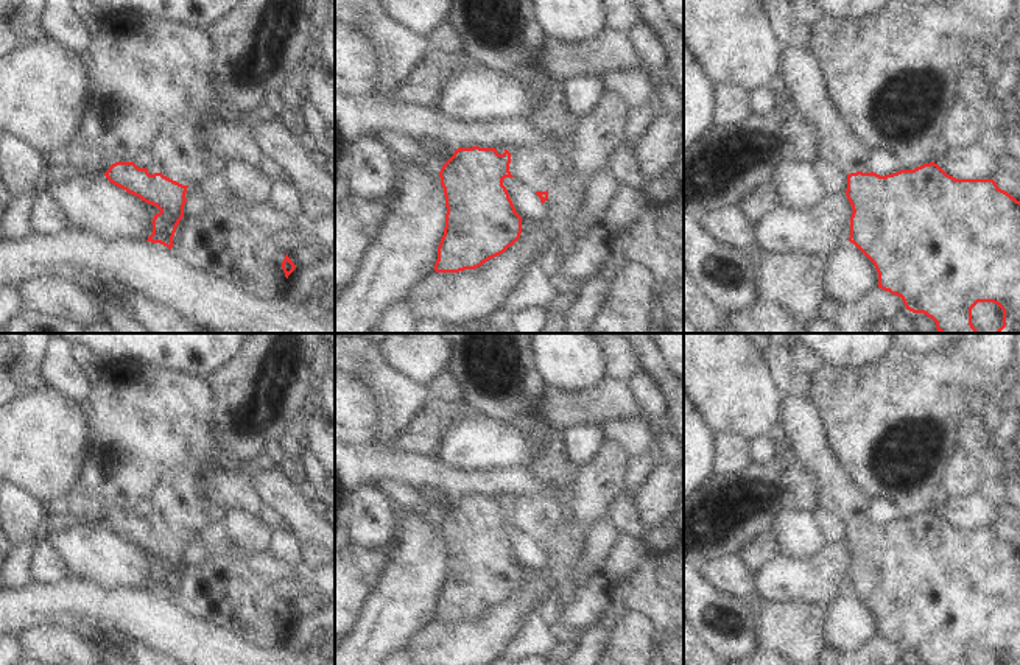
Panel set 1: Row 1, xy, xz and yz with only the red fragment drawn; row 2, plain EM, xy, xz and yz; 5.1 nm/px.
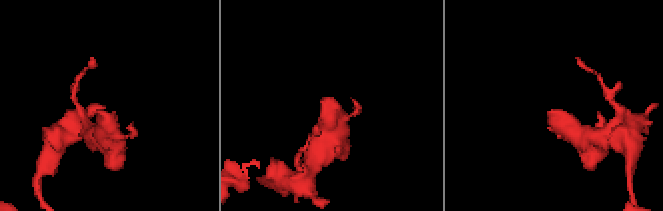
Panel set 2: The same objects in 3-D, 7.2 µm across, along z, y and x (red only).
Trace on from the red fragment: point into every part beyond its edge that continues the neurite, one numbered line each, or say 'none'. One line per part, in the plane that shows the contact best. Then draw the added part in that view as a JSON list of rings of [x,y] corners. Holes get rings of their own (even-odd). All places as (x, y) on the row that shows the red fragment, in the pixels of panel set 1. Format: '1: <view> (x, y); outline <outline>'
1: xy (173, 153); outline [[[182,118],[164,120],[146,153],[149,174],[162,173],[182,185],[209,176],[196,151],[196,129]]]

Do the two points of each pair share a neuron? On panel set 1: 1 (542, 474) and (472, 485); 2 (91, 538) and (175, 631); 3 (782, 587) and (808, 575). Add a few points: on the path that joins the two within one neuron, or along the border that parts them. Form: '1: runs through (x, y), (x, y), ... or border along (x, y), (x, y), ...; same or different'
1: border along (522, 469), (541, 492); different
2: border along (102, 586), (145, 591); different
3: runs through (788, 581), (802, 580); same

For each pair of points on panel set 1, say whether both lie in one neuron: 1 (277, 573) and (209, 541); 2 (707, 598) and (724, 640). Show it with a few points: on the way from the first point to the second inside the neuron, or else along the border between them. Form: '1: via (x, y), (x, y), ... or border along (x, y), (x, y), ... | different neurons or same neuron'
1: via (260, 562), (249, 561), (226, 548) | same neuron
2: via (706, 609), (706, 615), (701, 620), (714, 631) | same neuron

